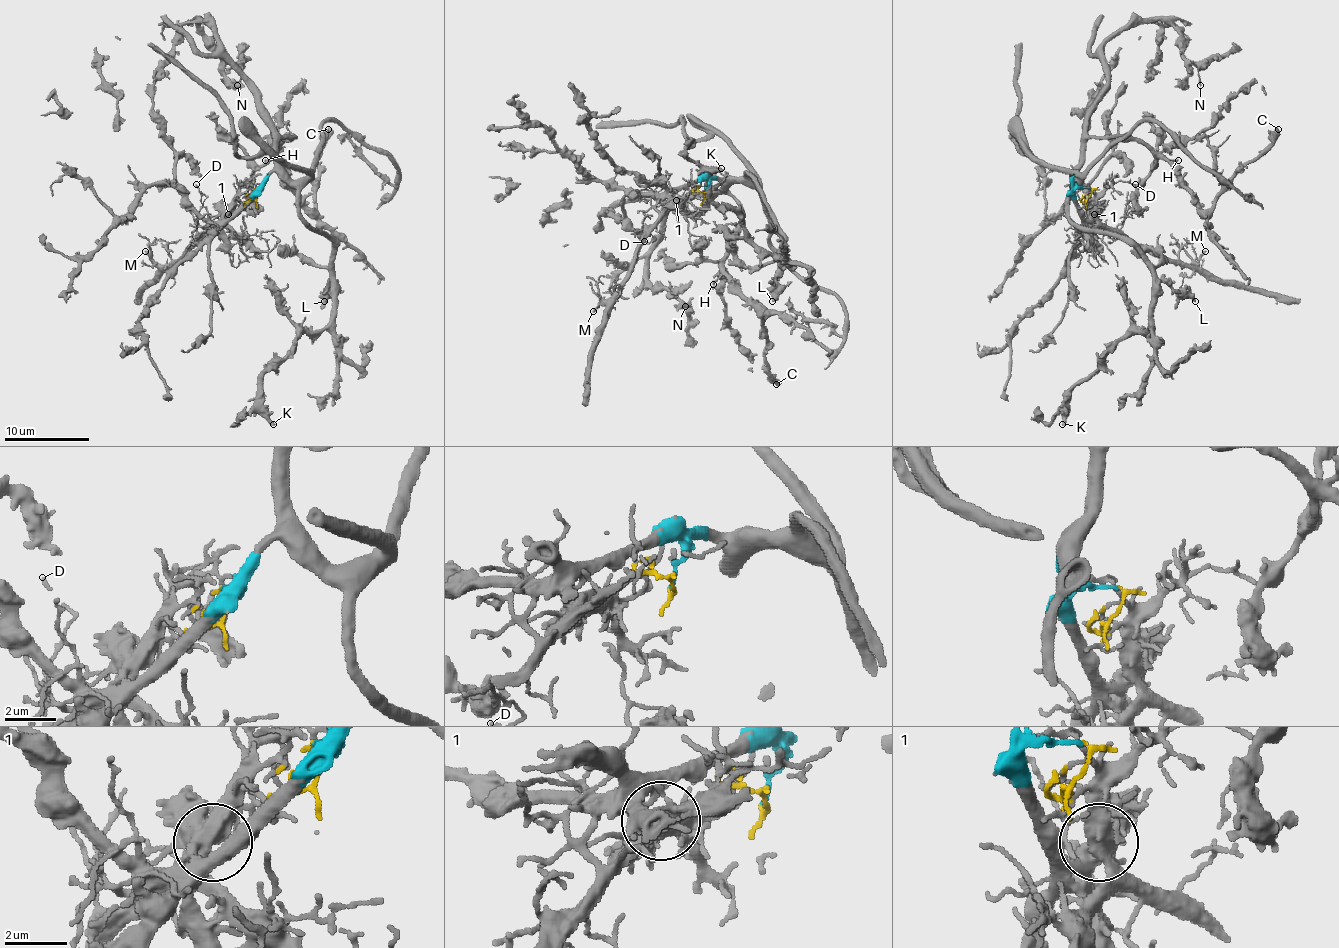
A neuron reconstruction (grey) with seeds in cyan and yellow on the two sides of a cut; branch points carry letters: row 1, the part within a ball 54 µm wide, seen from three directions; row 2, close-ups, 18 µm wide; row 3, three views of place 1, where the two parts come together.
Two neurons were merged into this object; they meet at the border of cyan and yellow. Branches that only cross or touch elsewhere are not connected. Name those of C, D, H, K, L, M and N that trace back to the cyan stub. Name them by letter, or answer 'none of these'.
C, H, K, L, N

